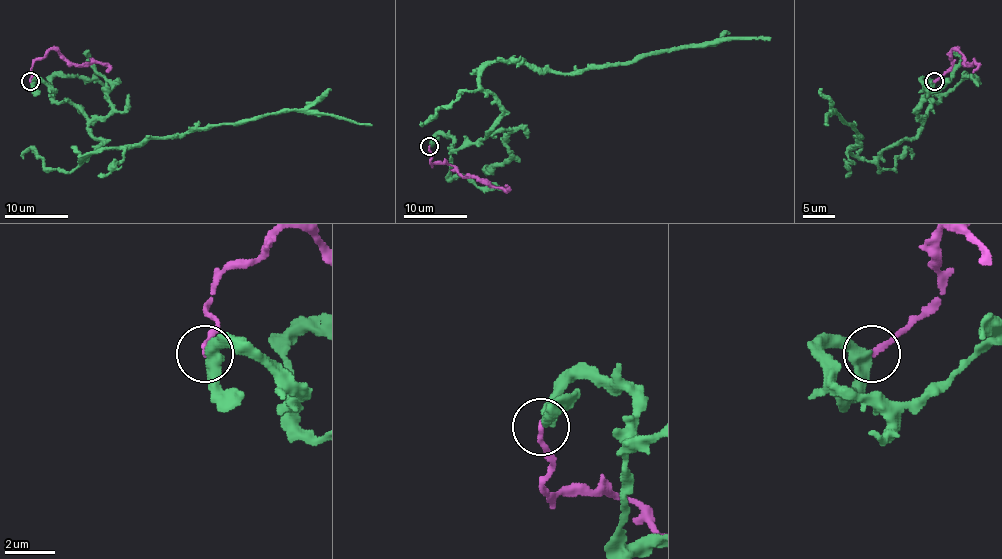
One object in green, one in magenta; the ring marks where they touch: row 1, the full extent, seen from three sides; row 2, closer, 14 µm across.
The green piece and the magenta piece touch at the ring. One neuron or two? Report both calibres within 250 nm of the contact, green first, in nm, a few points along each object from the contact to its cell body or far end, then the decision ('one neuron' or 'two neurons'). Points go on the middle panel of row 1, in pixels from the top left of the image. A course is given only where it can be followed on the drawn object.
420 nm thick on the green side, 220 nm on the other; green runs (430, 146), (493, 127), (501, 109), (479, 74), (497, 61), (581, 72), (770, 37); magenta runs (430, 146), (431, 163), (450, 165), (463, 176), (487, 179), (505, 191), (506, 184); two neurons

